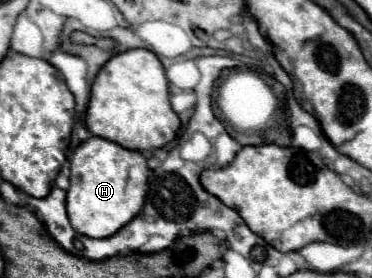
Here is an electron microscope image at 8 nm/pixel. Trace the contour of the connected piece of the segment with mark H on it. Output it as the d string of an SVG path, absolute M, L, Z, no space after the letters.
M89 137L71 155L71 187L67 191L67 215L71 227L87 237L109 237L127 225L141 209L147 193L147 159L139 151L125 149L101 137Z

